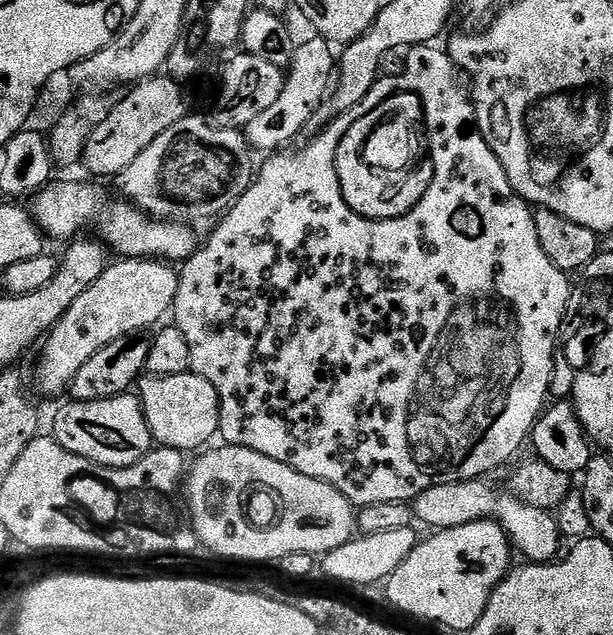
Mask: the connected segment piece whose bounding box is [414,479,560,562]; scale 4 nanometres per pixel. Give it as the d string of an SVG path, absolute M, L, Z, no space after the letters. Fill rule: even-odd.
M483 479L463 480L442 486L430 486L414 501L414 516L417 521L429 524L429 529L439 530L466 526L475 520L495 520L504 527L504 533L517 553L524 555L528 562L552 562L557 559L560 548L560 528L551 511L547 508L535 508L523 504L518 497L505 494L499 496Z

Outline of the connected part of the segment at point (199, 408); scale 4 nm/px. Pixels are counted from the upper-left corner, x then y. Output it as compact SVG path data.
M191 370L173 376L148 376L139 381L139 388L138 399L157 445L192 454L211 445L212 439L217 439L220 430L220 399L218 390L214 390L206 378L197 376Z

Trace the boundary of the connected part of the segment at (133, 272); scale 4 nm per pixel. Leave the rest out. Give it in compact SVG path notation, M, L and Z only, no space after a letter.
M120 258L109 263L108 267L104 269L104 273L98 278L98 282L94 282L94 286L90 286L90 290L86 290L86 294L79 296L78 302L74 302L74 306L70 306L70 310L66 310L64 317L53 326L43 341L45 344L44 349L40 352L40 369L36 372L37 378L40 379L41 394L60 396L64 392L65 395L71 389L72 380L78 374L78 370L82 370L82 366L86 366L86 362L90 362L90 358L94 358L94 354L98 354L98 350L102 350L102 346L123 336L143 333L148 330L144 328L150 327L151 324L159 325L161 323L159 320L167 312L169 315L173 311L179 281L177 269L171 263L159 258L146 260Z

